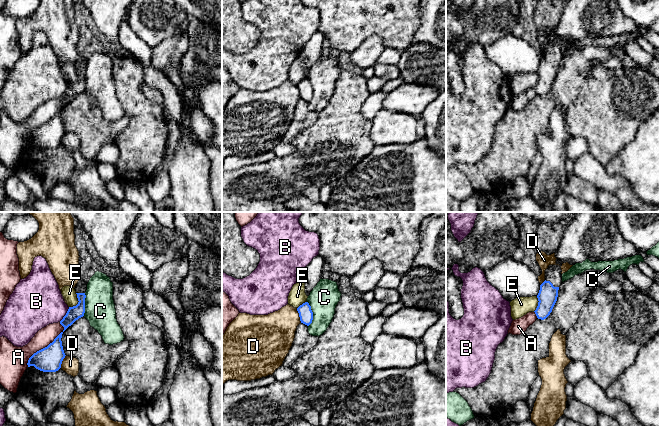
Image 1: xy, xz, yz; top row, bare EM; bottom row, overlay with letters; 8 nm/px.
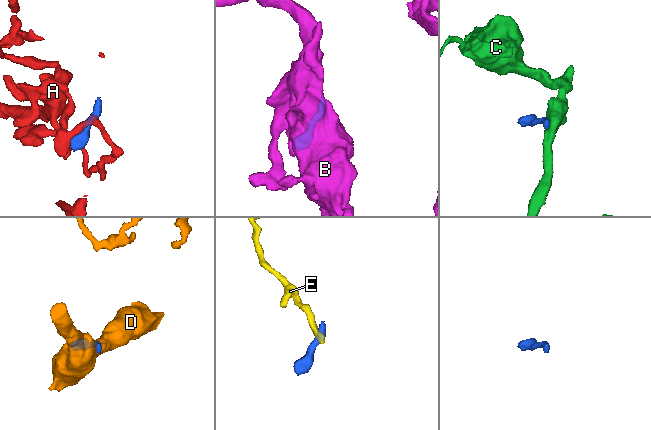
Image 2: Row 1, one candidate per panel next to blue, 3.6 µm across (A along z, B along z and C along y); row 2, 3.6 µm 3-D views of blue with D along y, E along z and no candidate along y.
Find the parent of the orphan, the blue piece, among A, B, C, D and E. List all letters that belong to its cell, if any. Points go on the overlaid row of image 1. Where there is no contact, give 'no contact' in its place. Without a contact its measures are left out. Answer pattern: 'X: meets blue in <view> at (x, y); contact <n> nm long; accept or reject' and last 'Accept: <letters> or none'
A: meets blue in xy at (47, 346); contact 440 nm long; reject
B: meets blue in xy at (66, 314); contact 150 nm long; reject
C: meets blue in xz at (312, 314); contact 200 nm long; reject
D: meets blue in xz at (299, 315); contact 130 nm long; reject
E: meets blue in xy at (78, 302); contact 130 nm long; reject
Accept: none

